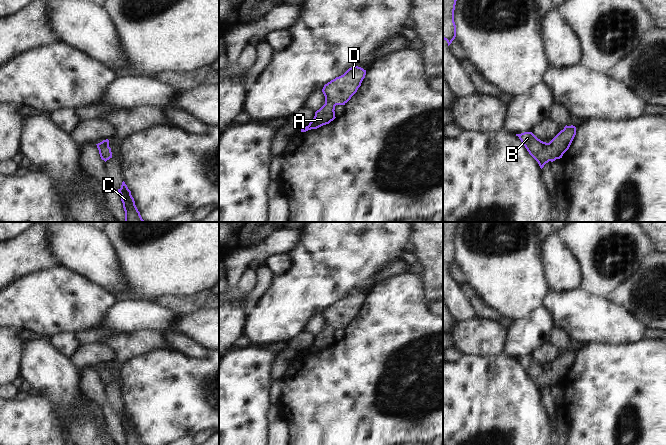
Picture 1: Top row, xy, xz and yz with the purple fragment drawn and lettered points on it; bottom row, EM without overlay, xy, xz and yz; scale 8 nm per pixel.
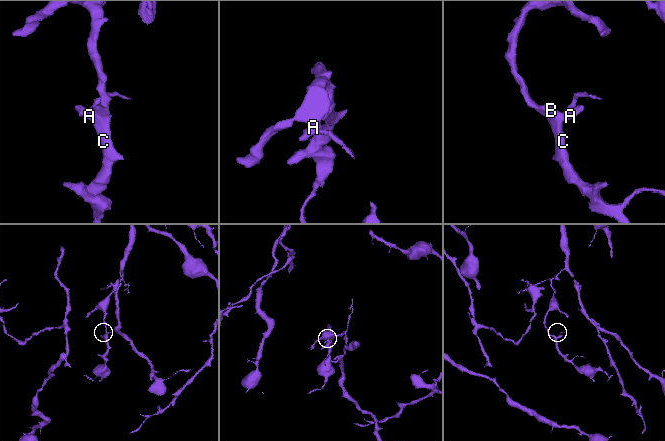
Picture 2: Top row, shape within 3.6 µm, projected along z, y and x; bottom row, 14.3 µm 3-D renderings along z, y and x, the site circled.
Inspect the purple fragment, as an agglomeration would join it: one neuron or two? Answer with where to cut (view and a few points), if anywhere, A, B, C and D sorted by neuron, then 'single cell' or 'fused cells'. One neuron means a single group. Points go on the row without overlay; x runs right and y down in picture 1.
cut none; groups A B C D; single cell

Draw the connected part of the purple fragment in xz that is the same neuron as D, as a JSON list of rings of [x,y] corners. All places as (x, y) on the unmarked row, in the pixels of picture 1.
[[[354,290],[343,299],[336,301],[324,309],[322,316],[325,320],[325,328],[315,336],[313,344],[308,350],[301,352],[301,356],[317,353],[329,348],[335,341],[335,330],[345,329],[357,316],[365,302],[366,294]]]

